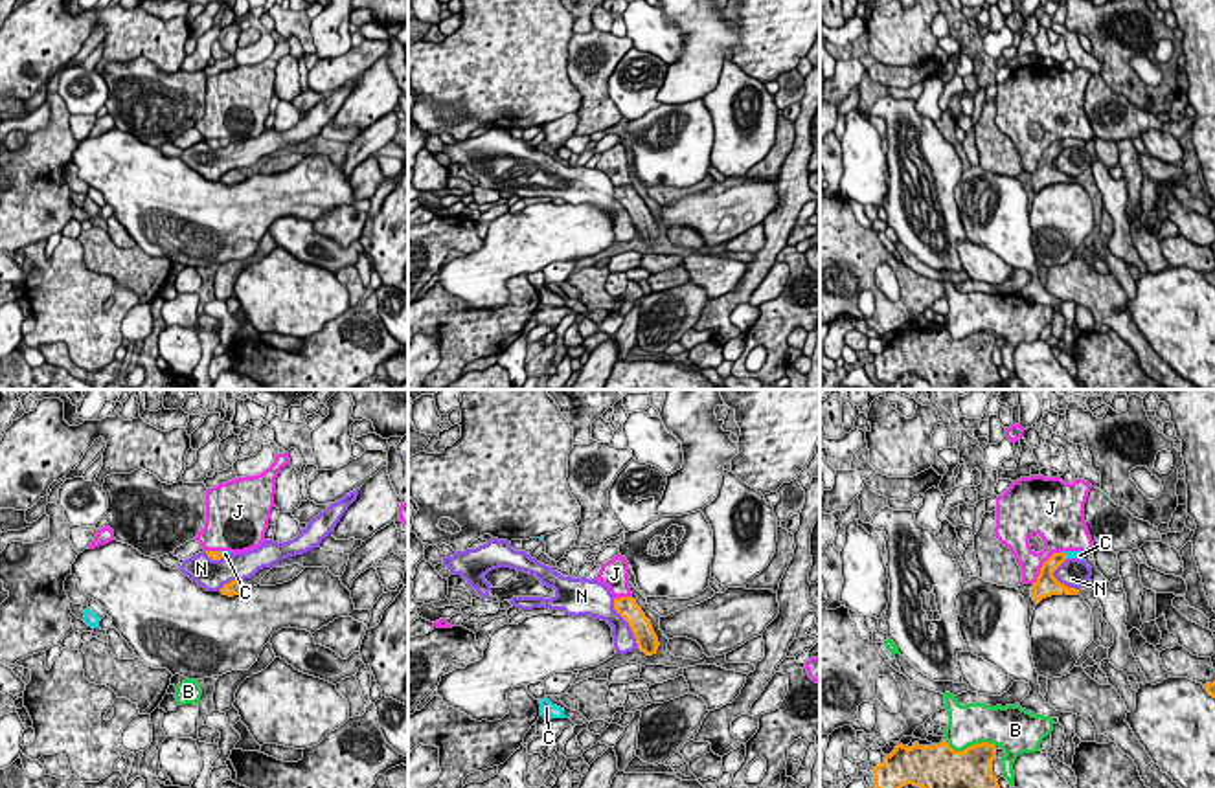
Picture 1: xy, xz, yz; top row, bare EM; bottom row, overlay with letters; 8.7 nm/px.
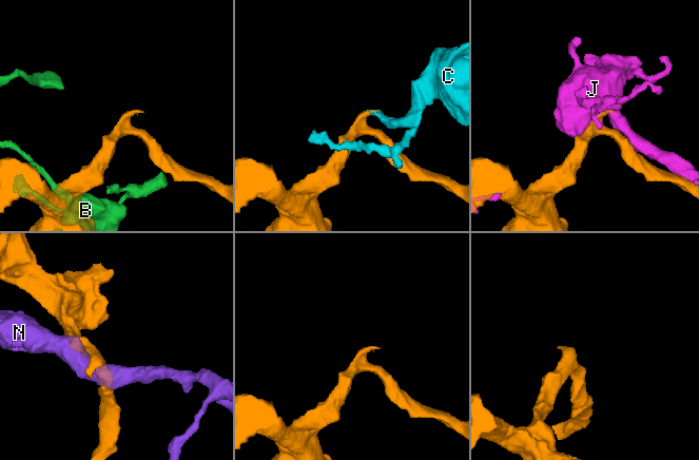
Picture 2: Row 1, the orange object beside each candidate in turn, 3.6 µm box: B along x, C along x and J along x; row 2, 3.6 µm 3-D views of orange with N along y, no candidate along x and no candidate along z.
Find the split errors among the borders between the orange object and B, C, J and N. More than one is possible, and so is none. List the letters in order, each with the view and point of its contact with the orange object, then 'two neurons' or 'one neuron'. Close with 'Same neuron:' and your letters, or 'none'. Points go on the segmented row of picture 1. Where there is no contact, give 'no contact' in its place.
B: yz (969, 746) | two neurons
C: yz (1065, 555) | one neuron
J: yz (1043, 566) | two neurons
N: xz (627, 621) | two neurons
Same neuron: C

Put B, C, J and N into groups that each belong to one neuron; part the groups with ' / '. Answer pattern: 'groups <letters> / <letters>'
groups B / C / J / N

